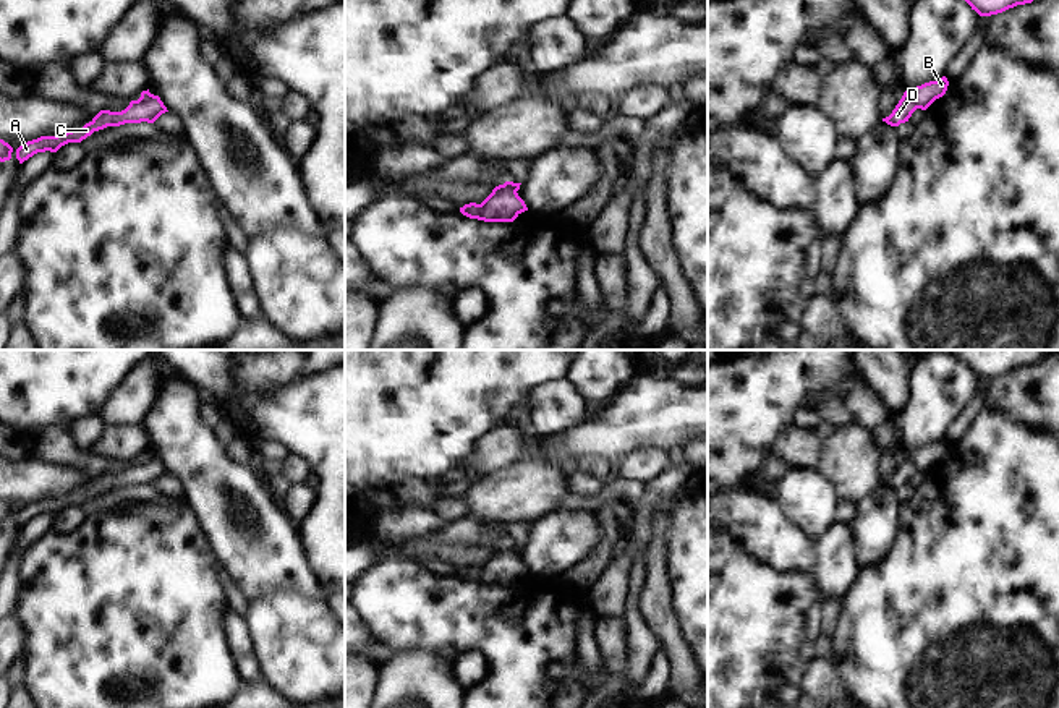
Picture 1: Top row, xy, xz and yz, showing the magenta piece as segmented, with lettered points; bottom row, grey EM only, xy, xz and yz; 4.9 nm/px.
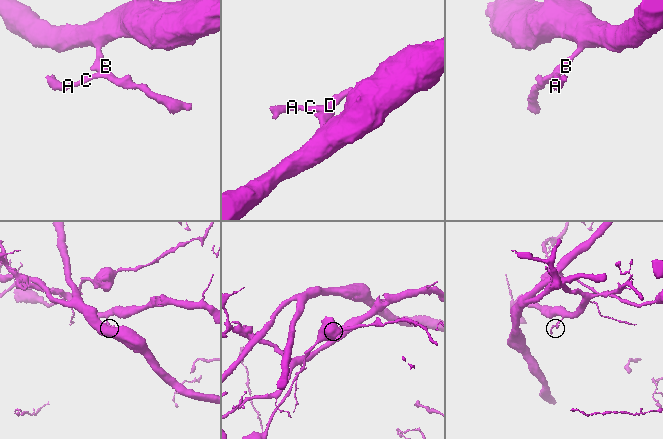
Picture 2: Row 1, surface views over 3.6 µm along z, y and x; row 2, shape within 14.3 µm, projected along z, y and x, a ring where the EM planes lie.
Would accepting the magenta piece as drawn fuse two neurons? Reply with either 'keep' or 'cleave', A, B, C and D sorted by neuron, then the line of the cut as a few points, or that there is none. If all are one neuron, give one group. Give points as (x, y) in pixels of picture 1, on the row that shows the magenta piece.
cleave; A C D / B; cut in yz along (904, 93), (918, 107)

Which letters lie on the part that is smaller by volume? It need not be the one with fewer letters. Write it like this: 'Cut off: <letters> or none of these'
Cut off: A, C, D

